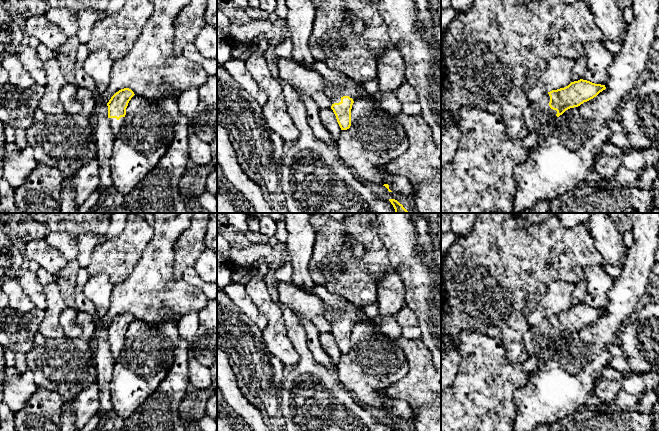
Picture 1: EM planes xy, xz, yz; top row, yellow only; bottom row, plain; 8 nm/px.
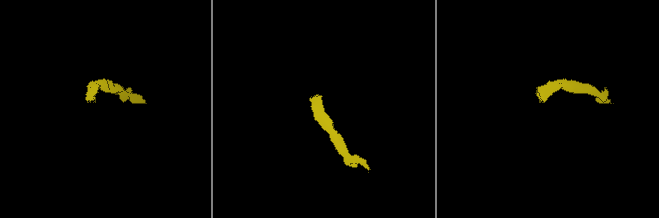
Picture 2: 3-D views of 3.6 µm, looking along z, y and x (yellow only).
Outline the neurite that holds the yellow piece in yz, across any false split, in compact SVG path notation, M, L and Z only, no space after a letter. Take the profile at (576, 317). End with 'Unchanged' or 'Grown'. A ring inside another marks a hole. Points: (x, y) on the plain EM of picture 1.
M580 303L564 312L546 317L536 326L530 327L524 336L528 357L534 357L538 363L549 360L560 339L593 323L605 313L605 309Z. Grown

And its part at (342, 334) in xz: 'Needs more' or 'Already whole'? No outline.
Needs more

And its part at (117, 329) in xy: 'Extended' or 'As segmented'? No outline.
Extended

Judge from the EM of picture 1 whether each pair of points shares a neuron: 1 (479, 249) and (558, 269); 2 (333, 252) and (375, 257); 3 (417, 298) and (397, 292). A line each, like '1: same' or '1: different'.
1: same
2: same
3: different

